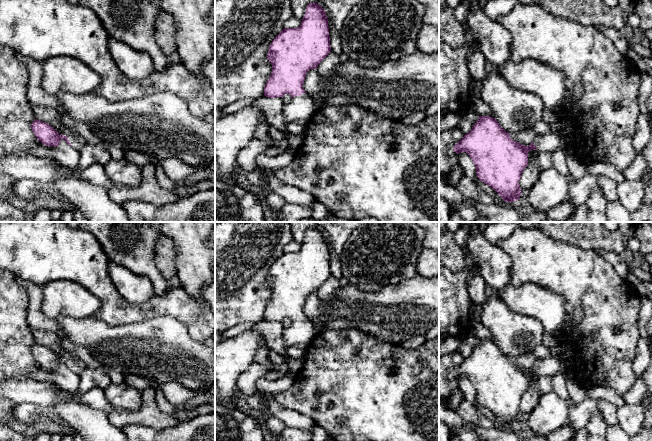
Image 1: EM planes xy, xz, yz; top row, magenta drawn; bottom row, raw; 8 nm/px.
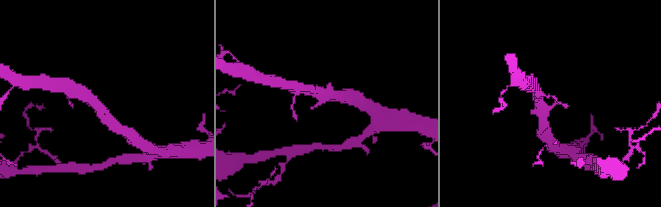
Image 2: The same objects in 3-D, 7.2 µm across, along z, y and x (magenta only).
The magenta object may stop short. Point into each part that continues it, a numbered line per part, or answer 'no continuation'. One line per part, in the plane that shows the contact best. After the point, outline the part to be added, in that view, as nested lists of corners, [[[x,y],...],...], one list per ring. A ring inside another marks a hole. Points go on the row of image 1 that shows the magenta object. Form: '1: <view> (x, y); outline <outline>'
1: xz (302, 107); outline [[[303,93],[300,96],[295,96],[292,100],[283,106],[282,115],[285,121],[285,124],[295,120],[309,120],[318,105],[315,103],[311,95]]]

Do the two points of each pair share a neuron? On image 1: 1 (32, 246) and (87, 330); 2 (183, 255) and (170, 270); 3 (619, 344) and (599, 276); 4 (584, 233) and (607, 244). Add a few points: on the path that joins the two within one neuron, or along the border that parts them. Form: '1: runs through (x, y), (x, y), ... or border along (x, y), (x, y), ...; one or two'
1: border along (91, 316), (113, 326); two
2: border along (172, 242), (176, 274); two
3: runs through (610, 327), (610, 307), (600, 293); one
4: runs through (590, 234), (601, 239); one

